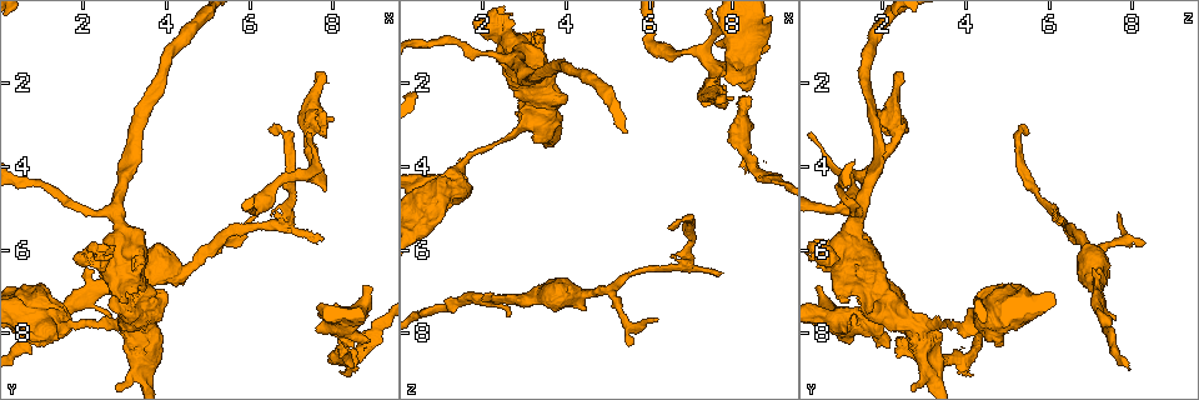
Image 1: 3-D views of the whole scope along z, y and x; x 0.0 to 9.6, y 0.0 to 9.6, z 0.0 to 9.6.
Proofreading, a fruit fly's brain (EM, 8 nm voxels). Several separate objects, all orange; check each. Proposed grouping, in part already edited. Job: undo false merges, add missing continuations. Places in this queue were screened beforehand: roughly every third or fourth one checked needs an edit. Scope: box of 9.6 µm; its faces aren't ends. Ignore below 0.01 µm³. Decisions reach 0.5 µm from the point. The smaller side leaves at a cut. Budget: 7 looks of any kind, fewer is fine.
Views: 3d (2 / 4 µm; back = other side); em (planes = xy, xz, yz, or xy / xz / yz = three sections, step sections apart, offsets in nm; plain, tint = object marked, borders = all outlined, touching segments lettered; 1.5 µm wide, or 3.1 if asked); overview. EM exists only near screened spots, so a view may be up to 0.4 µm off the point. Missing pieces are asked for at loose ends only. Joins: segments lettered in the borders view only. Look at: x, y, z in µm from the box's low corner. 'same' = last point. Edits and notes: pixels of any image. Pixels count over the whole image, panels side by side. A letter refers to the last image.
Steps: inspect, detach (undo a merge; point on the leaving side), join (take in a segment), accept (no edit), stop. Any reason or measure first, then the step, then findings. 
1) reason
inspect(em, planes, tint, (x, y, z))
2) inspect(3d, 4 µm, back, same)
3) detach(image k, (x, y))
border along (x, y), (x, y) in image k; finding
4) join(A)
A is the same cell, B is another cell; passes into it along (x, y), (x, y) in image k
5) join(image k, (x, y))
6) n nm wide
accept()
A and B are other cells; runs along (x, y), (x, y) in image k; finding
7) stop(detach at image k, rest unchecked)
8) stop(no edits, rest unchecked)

small branch off a trunk
inspect(3d, 2 µm, (2.85, 5.10, 1.45))

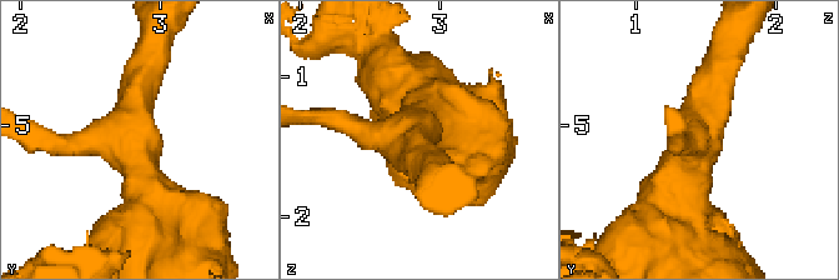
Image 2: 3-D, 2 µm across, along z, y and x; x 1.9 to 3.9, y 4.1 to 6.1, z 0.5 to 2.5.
now the EM
inspect(em, xz, step 4, borders, (2.80, 5.12, 1.42))

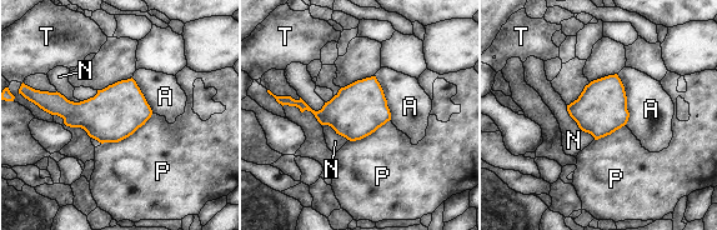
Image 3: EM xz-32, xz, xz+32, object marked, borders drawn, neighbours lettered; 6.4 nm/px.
another direction
inspect(em, planes, borders, same)

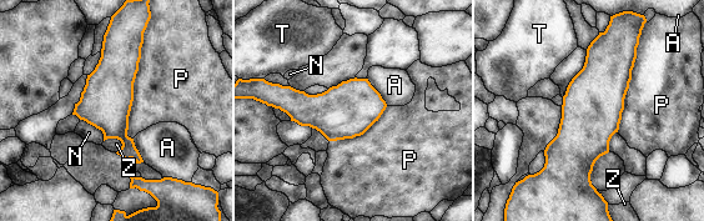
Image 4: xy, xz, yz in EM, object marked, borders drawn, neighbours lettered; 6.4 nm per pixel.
320 nm wide; P touches over 700 nm
accept()
A, N, P, T and Z are other cells; all the same neuron

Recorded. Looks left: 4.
inspect(3d, 4 µm, (2.70, 7.65, 7.60))

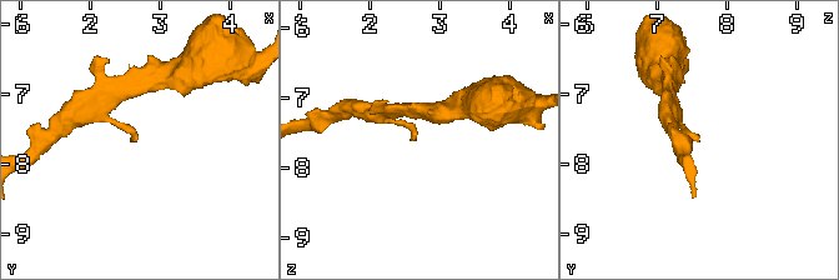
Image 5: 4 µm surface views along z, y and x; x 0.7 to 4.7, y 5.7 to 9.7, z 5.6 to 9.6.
inspect(em, yz, step 8, borders, (2.70, 7.65, 7.60))

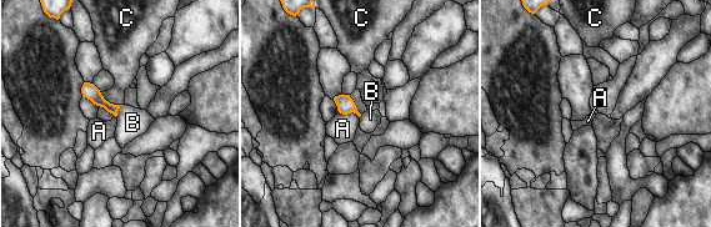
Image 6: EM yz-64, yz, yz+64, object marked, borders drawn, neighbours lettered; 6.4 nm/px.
cut it another way
inspect(em, planes, borders, same)

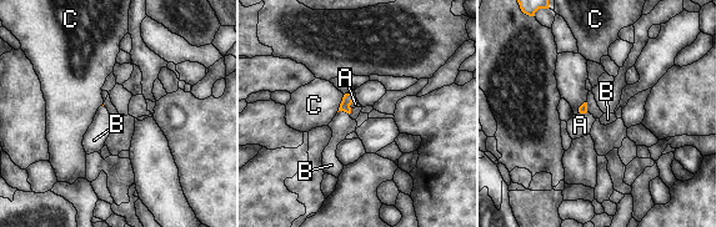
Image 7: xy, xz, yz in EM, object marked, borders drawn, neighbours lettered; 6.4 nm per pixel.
join(B)
B is the same cell, A and C are other cells; passes into it along (348, 99), (344, 111), (341, 125) in image 7; it goes on there

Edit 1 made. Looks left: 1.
stop(join at image 7, rest unchecked)

